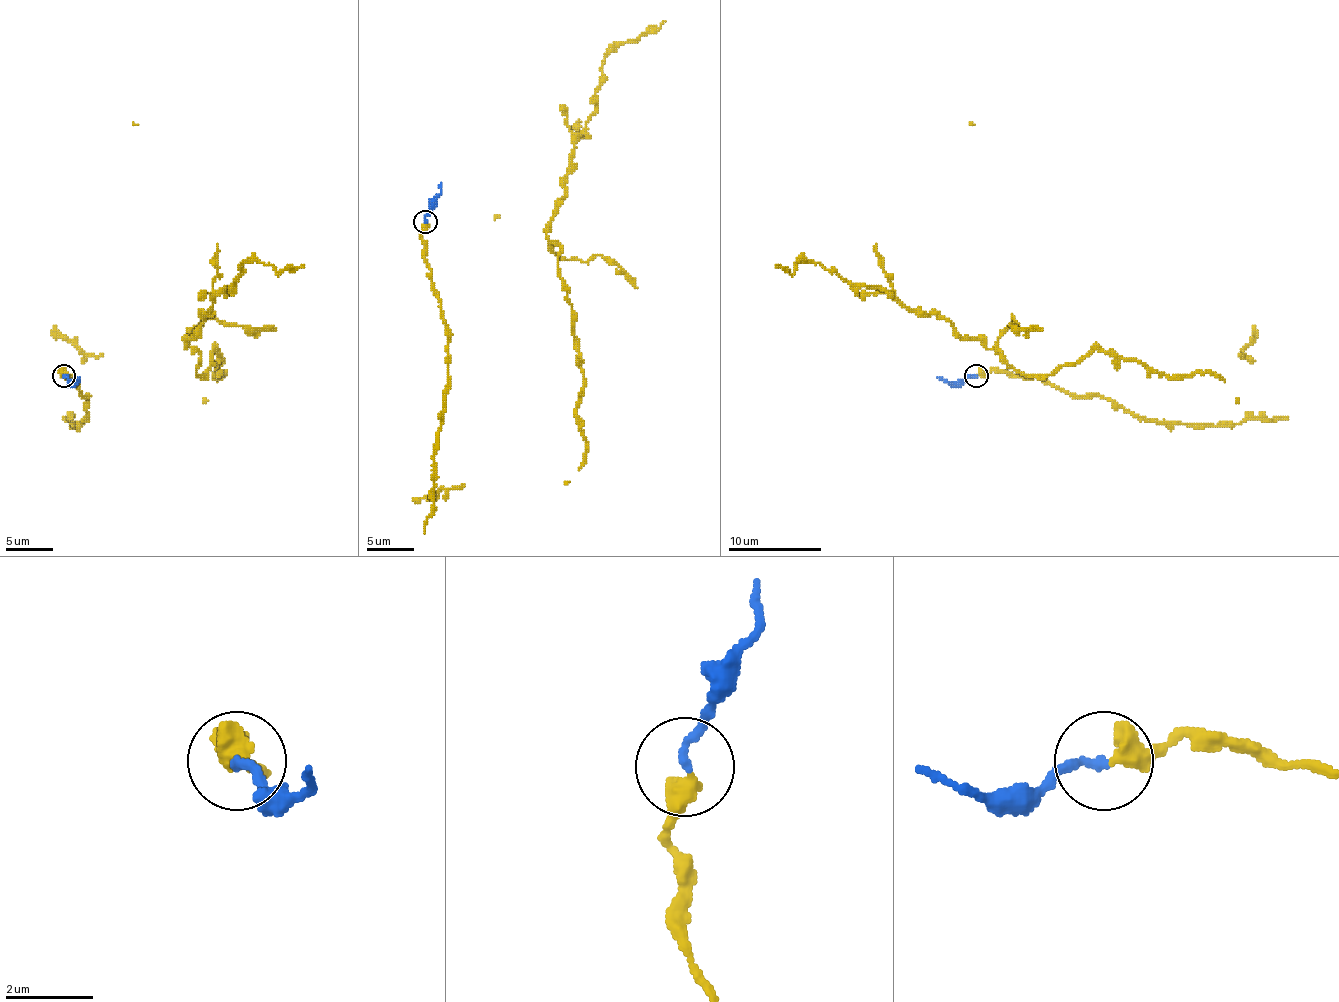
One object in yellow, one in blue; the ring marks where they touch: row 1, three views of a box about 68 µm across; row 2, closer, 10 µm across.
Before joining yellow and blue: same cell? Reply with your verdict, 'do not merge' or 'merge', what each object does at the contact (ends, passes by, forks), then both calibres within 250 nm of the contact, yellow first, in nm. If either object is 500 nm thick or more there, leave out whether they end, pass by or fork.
merge; calibres 500 and 200 nm

